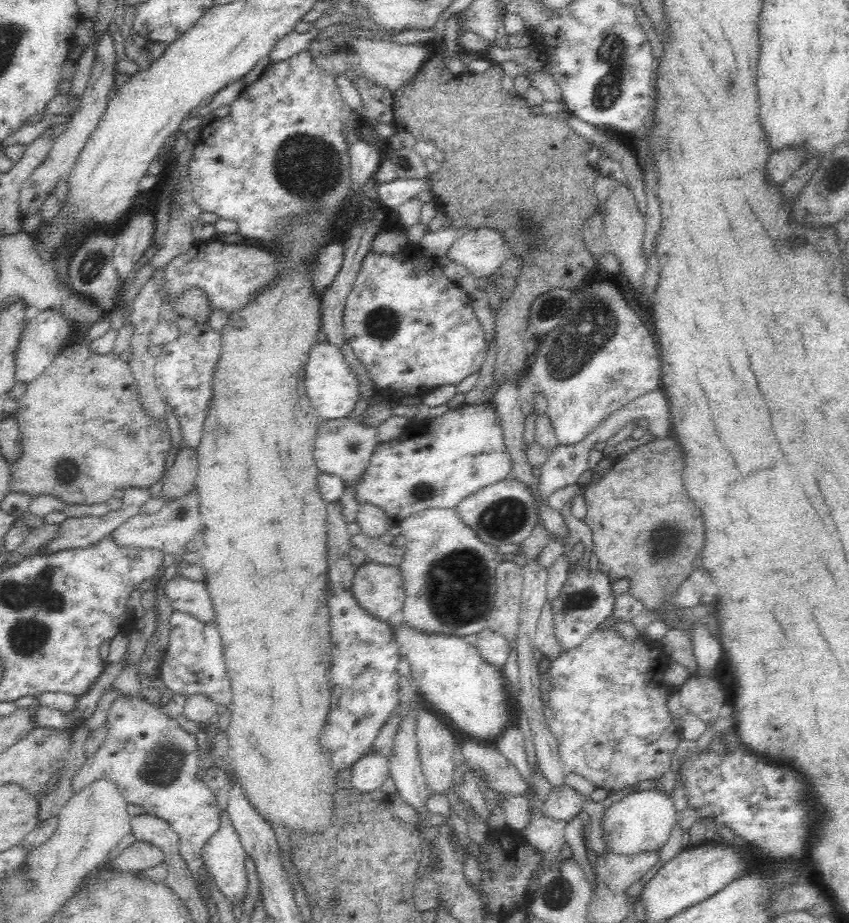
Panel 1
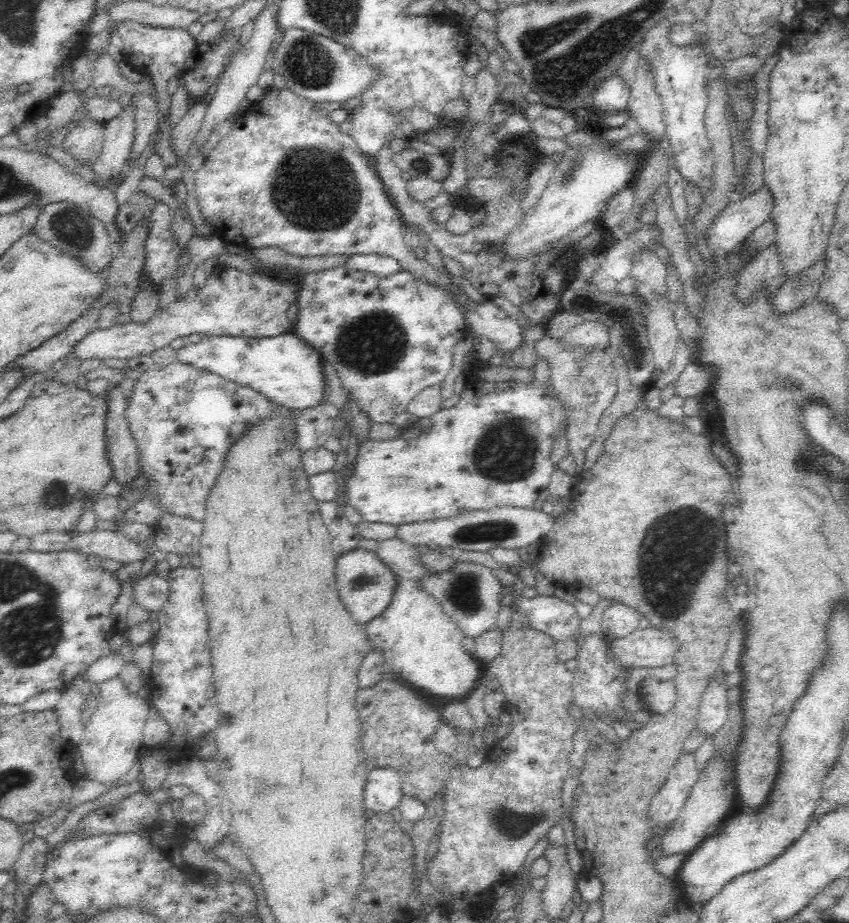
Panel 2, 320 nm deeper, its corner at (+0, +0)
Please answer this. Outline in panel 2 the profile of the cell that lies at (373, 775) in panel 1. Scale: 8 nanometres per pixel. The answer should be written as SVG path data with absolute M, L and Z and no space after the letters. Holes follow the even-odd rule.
M376 767L369 770L363 792L365 811L371 815L398 810L404 795L398 771L390 767Z

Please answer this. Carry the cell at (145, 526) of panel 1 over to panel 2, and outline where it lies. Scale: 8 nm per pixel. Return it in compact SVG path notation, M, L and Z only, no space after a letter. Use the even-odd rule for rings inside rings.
M74 530L68 533L45 532L30 537L30 552L57 552L62 550L79 550L88 555L98 555L126 565L133 561L144 561L147 558L144 545L129 540L120 531L97 530L85 532Z

